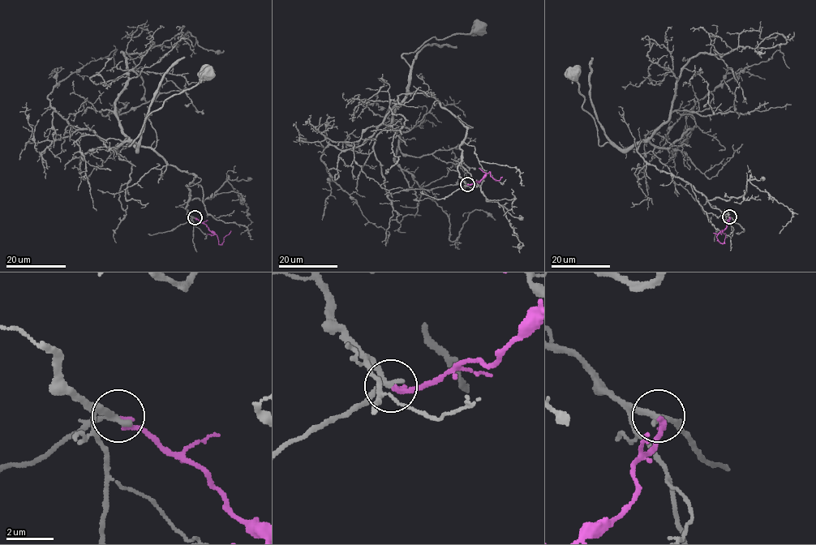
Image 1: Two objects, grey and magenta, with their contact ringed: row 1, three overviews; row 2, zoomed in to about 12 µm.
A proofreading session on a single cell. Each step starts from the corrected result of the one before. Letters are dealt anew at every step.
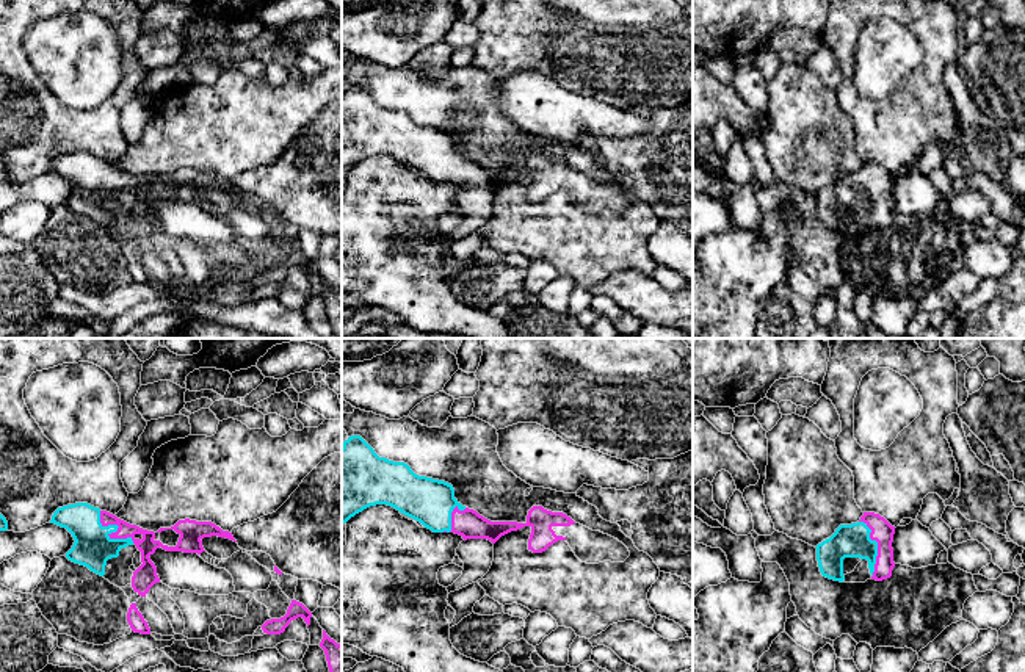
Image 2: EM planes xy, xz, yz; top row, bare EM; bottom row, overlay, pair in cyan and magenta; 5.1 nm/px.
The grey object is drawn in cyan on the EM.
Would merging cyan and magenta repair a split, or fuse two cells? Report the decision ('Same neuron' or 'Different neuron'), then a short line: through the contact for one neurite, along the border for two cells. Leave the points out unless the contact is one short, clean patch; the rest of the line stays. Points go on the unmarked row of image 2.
Same neuron. Line: xy (93, 196), (105, 184), (116, 179), (132, 190), (146, 195)

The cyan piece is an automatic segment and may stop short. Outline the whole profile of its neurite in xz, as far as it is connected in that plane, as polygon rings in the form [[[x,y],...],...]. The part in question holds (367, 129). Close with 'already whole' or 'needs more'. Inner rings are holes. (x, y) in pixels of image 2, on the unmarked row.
[[[351,85],[342,96],[342,172],[376,154],[392,155],[433,182],[455,182],[464,190],[487,188],[495,193],[502,185],[530,175],[528,199],[533,202],[566,190],[586,213],[624,211],[630,205],[618,188],[542,155],[533,155],[525,172],[491,171],[462,155],[451,133],[418,125],[404,111],[379,107],[360,85]]]; needs more

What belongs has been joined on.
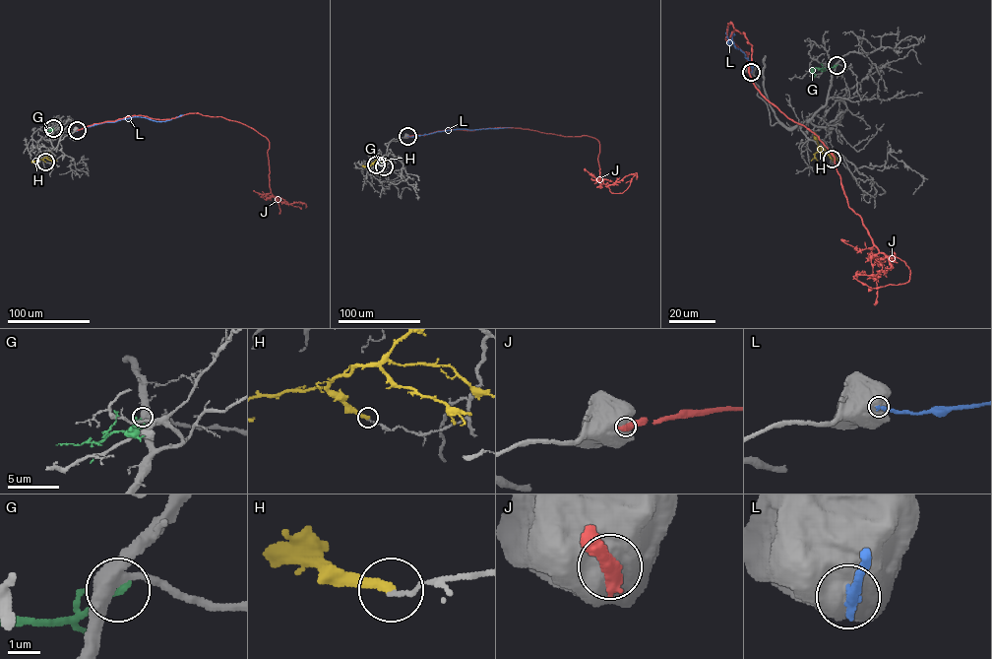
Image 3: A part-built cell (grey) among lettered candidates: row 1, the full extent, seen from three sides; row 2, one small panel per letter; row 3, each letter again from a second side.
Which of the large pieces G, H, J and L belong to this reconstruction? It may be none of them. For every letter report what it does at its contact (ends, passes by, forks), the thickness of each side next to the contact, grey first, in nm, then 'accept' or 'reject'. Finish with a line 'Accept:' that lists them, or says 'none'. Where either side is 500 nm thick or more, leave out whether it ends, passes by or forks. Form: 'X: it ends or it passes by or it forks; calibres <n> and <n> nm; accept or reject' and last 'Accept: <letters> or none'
G: it ends; calibres 480 and 260 nm; reject
H: it ends; calibres 110 and 280 nm; reject
J: calibres 750 and 650 nm; reject
L: calibres 700 and 320 nm; reject
Accept: none

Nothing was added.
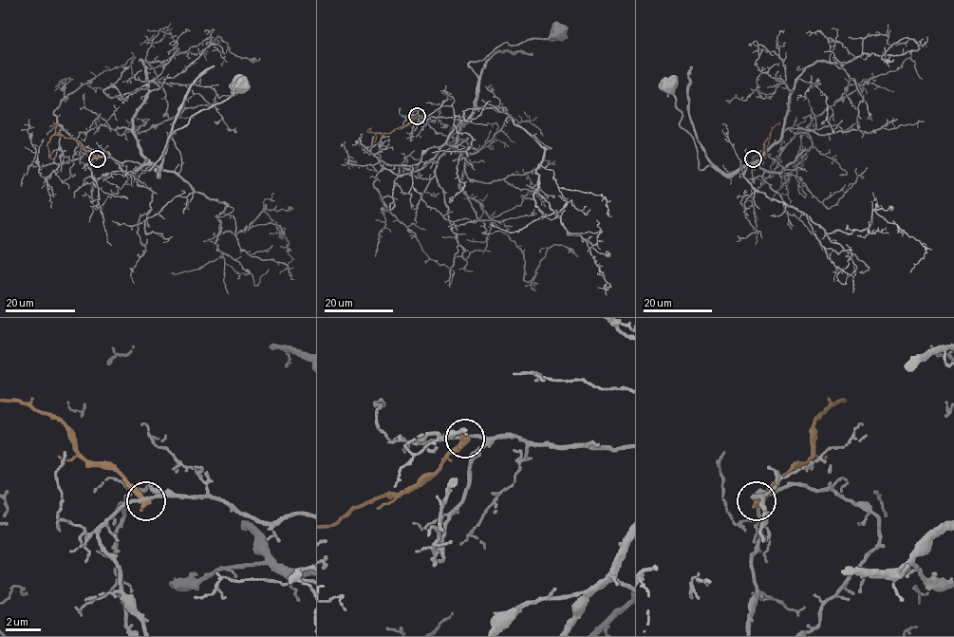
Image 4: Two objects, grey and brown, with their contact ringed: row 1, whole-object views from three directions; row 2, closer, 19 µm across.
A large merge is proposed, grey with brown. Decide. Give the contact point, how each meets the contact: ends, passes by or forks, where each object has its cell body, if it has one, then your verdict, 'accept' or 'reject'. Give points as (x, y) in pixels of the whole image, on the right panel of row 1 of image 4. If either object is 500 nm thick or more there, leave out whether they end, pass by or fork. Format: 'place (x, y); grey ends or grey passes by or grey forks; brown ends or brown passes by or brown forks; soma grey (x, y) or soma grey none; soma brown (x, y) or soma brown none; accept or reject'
place (753, 159); grey passes by; brown ends; soma grey (667, 85); soma brown none; reject

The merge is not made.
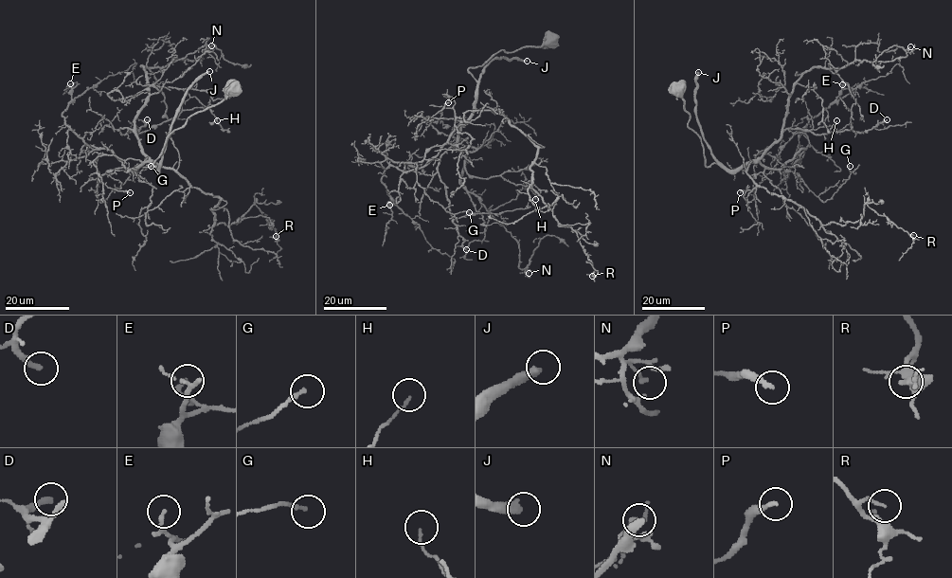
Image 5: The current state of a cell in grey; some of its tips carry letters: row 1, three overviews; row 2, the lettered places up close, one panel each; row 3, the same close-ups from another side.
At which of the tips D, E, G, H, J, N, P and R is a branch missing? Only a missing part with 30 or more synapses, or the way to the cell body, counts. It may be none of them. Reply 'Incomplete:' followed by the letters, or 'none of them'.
Incomplete: D, J

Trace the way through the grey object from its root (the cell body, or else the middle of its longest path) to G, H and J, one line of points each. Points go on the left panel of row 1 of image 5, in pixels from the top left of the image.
G: (232, 90), (169, 135), (150, 167), (158, 170), (144, 162), (100, 175), (98, 199), (102, 202), (151, 166)
H: (232, 90), (169, 135), (150, 167), (158, 170), (135, 133), (147, 82), (183, 89), (223, 130), (217, 120)
J: (232, 90), (175, 129), (150, 167), (162, 158), (186, 91), (209, 71)

